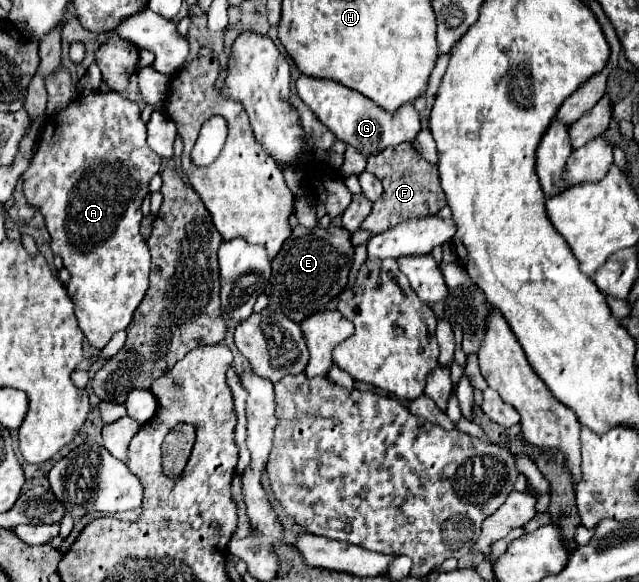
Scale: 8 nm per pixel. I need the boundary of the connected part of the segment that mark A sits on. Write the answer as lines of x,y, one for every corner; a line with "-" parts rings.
115,91
79,95
63,111
47,119
31,165
21,175
29,205
37,207
47,221
51,251
61,255
65,269
71,273
67,293
75,305
79,327
95,349
103,349
117,331
127,329
149,289
151,255
145,239
139,235
141,203
149,195
151,177
161,171
161,157
147,145
147,127
139,113
137,103

